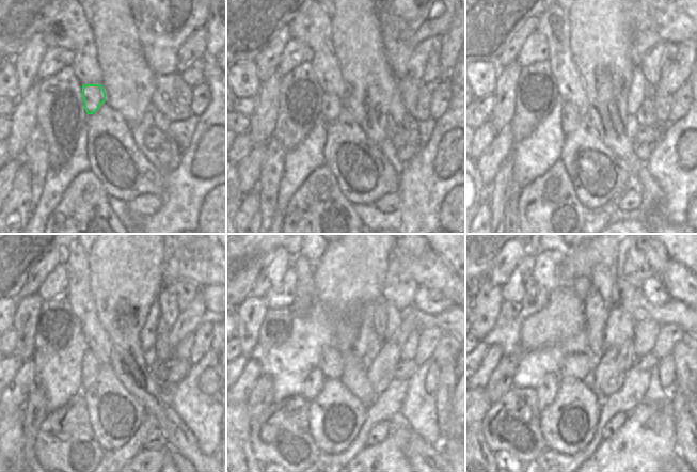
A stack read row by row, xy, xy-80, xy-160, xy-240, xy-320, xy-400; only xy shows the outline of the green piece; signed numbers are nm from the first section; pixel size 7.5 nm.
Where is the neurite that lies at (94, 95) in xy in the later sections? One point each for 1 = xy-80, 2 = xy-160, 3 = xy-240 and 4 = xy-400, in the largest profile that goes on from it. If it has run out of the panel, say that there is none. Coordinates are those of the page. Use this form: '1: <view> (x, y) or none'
1: xy-80 (331, 105)
2: xy-160 (569, 116)
3: xy-240 (91, 365)
4: xy-400 (547, 390)

